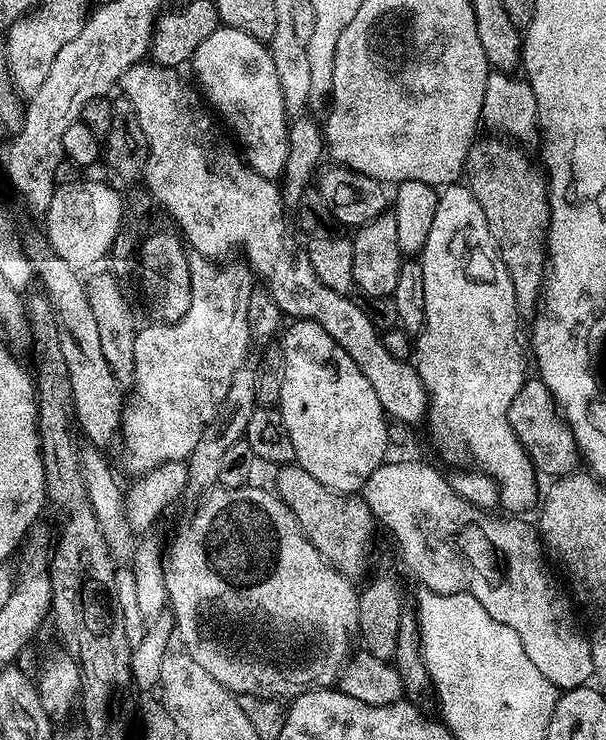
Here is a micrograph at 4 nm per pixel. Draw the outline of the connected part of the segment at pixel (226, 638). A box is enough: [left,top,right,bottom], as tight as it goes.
[163,486,359,698]

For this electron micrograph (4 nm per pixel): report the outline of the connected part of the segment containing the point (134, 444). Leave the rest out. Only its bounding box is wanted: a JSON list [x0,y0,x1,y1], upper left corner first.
[122,255,254,474]

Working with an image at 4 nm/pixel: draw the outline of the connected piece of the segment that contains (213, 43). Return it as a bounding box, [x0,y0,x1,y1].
[190,26,290,181]

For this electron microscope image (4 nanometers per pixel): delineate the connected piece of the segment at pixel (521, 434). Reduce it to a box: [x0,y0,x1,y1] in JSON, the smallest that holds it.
[508,378,582,478]

